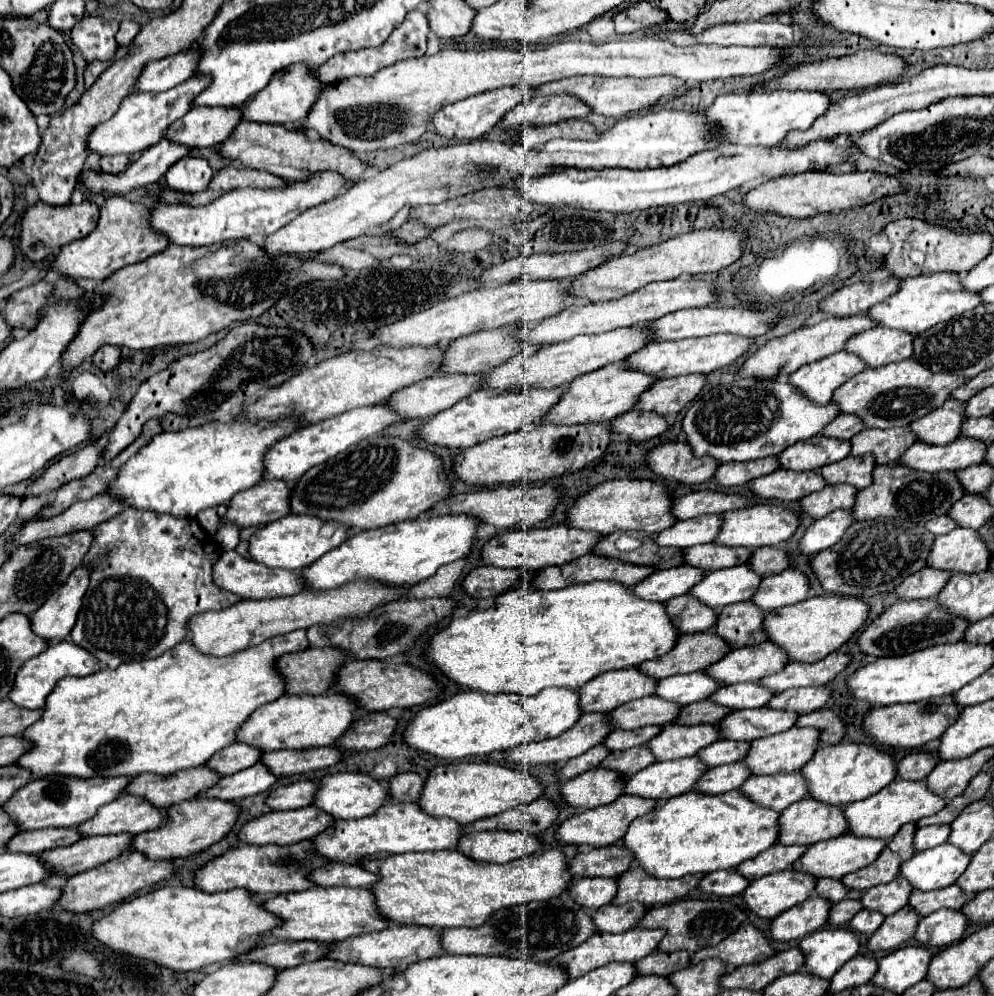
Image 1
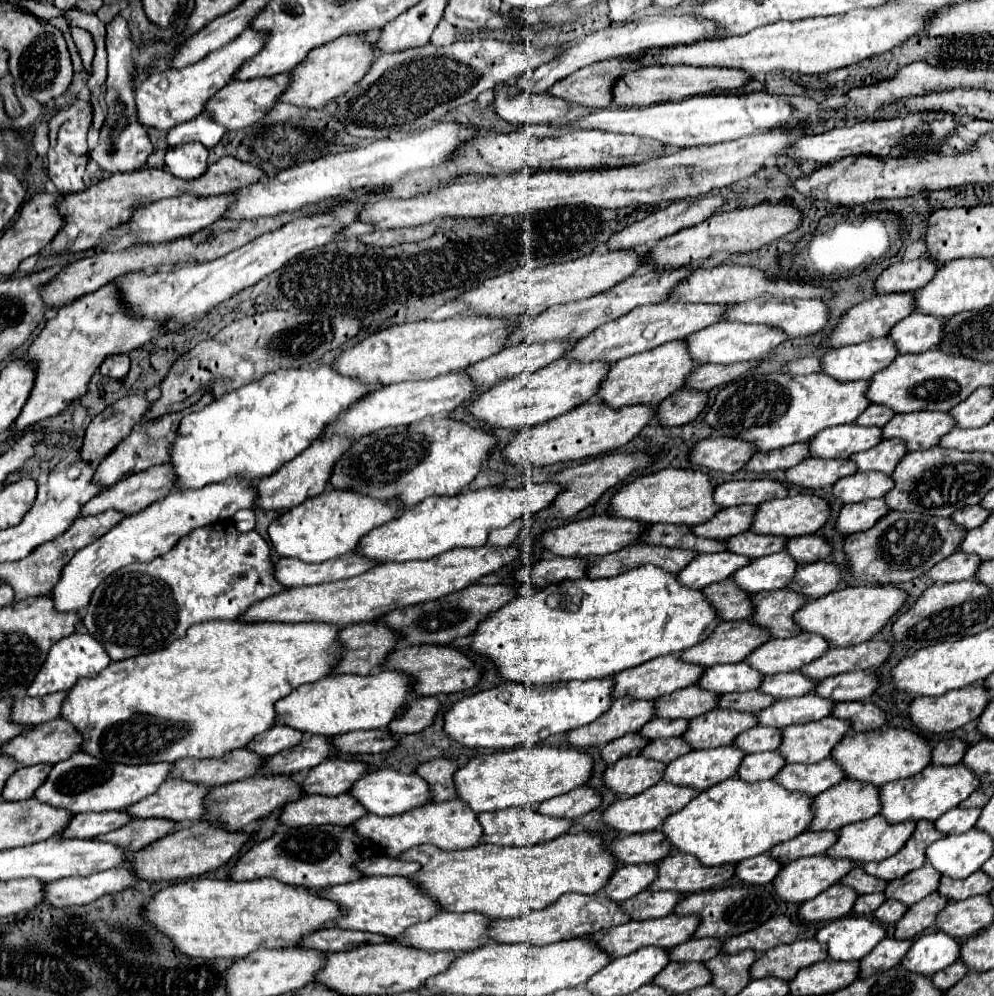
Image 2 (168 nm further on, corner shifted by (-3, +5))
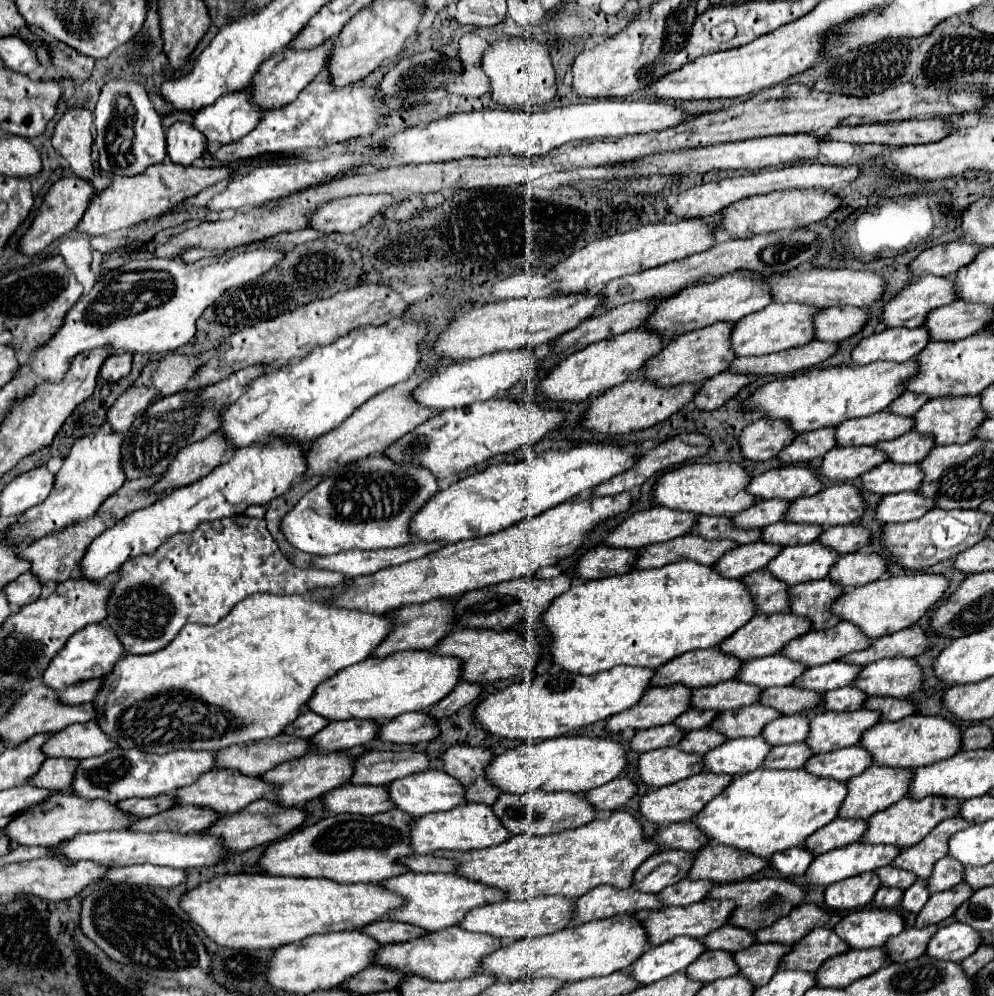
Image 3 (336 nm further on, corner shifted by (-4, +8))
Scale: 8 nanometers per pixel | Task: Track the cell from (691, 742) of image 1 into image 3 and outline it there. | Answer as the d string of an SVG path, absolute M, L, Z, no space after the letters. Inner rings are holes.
M752 704L738 710L726 710L712 722L712 728L726 734L726 738L758 736L764 726L782 716L776 708L766 708L764 704Z

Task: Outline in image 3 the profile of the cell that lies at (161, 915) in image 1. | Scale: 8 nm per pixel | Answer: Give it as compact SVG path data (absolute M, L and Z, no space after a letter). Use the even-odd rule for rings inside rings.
M272 874L218 876L186 892L180 906L220 946L276 950L312 934L356 930L386 918L404 898L382 884L340 884L326 878L284 878Z

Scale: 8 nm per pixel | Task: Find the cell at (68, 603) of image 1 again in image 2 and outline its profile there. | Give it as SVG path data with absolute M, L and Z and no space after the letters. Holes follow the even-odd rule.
M231 479L227 483L215 483L209 487L201 487L199 491L169 493L163 501L149 505L137 515L125 517L121 523L117 523L117 527L107 531L105 537L77 551L77 555L65 565L59 583L51 593L53 603L55 603L53 607L59 613L69 613L69 611L81 613L89 603L93 589L107 575L111 575L111 571L117 571L135 561L151 561L157 555L163 555L177 543L179 537L187 535L189 531L197 527L215 523L219 519L229 519L239 509L253 507L253 499L255 499L255 493L253 493L251 483L241 481L241 479Z

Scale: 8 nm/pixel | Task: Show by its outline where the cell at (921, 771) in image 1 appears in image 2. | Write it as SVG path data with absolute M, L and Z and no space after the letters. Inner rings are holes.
M943 739L933 747L931 765L957 765L965 753L967 745L961 739Z

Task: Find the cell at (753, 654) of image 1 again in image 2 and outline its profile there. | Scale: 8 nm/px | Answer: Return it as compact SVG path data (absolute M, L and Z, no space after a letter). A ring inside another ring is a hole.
M795 635L787 639L769 639L759 645L743 661L763 675L797 671L801 665L821 657L829 649L827 641L819 635Z

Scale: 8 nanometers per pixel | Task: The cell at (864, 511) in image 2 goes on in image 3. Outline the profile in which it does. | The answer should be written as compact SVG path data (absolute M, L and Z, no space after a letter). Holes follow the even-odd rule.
M908 490L900 494L888 494L880 502L876 514L880 522L908 522L924 516L936 504L928 496L922 496L918 490Z

